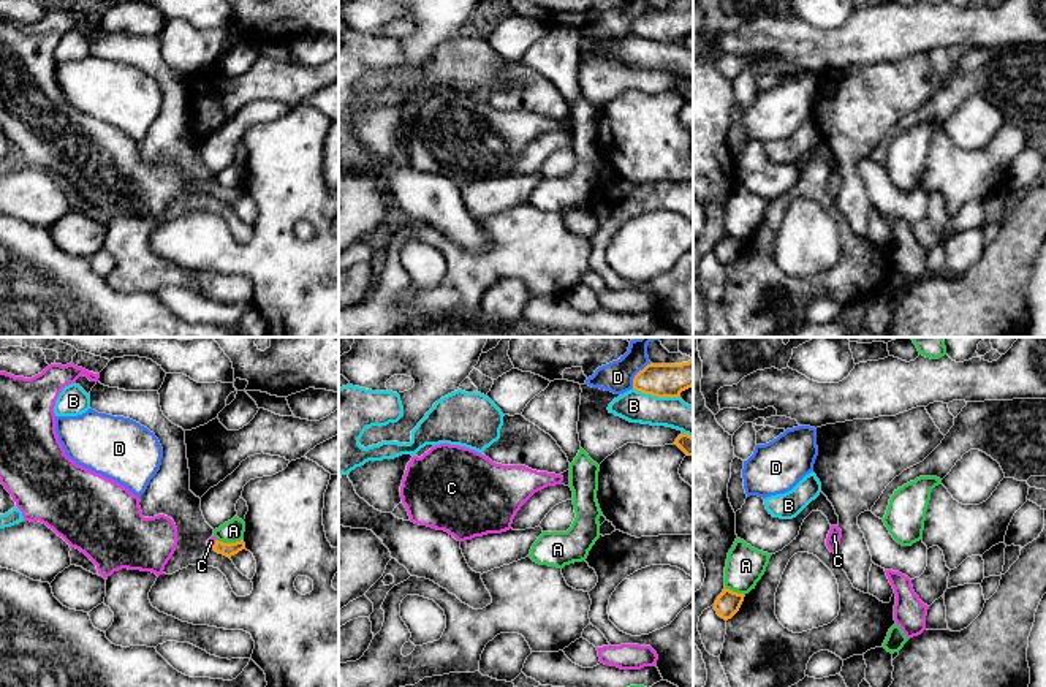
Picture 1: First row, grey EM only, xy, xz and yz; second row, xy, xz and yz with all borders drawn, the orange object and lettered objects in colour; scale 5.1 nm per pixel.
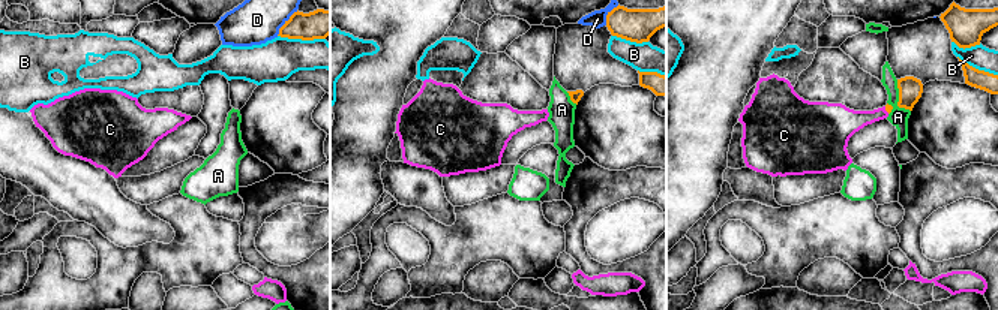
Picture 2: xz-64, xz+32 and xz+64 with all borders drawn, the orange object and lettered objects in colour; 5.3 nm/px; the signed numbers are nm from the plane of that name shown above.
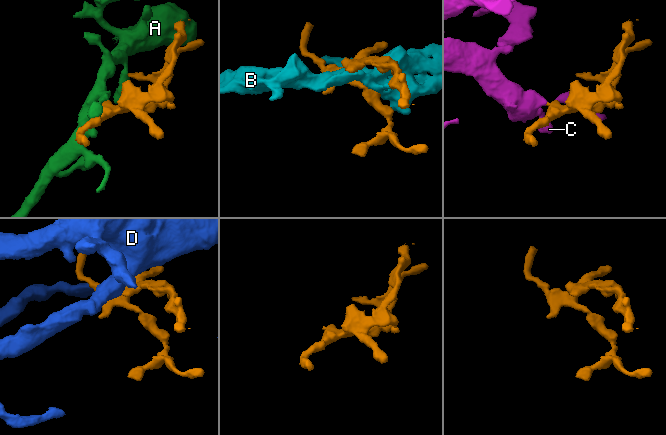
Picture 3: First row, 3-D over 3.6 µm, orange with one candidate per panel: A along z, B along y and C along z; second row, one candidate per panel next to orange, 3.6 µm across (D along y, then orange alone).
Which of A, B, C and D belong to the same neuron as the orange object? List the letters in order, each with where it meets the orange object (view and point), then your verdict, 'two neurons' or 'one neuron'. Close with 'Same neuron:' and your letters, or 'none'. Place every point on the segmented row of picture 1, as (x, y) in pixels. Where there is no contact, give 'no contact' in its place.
A: xy (230, 543) | two neurons
B: xz (655, 394) | two neurons
C: xy (216, 543) | one neuron
D: xz (636, 374) | two neurons
Same neuron: C

